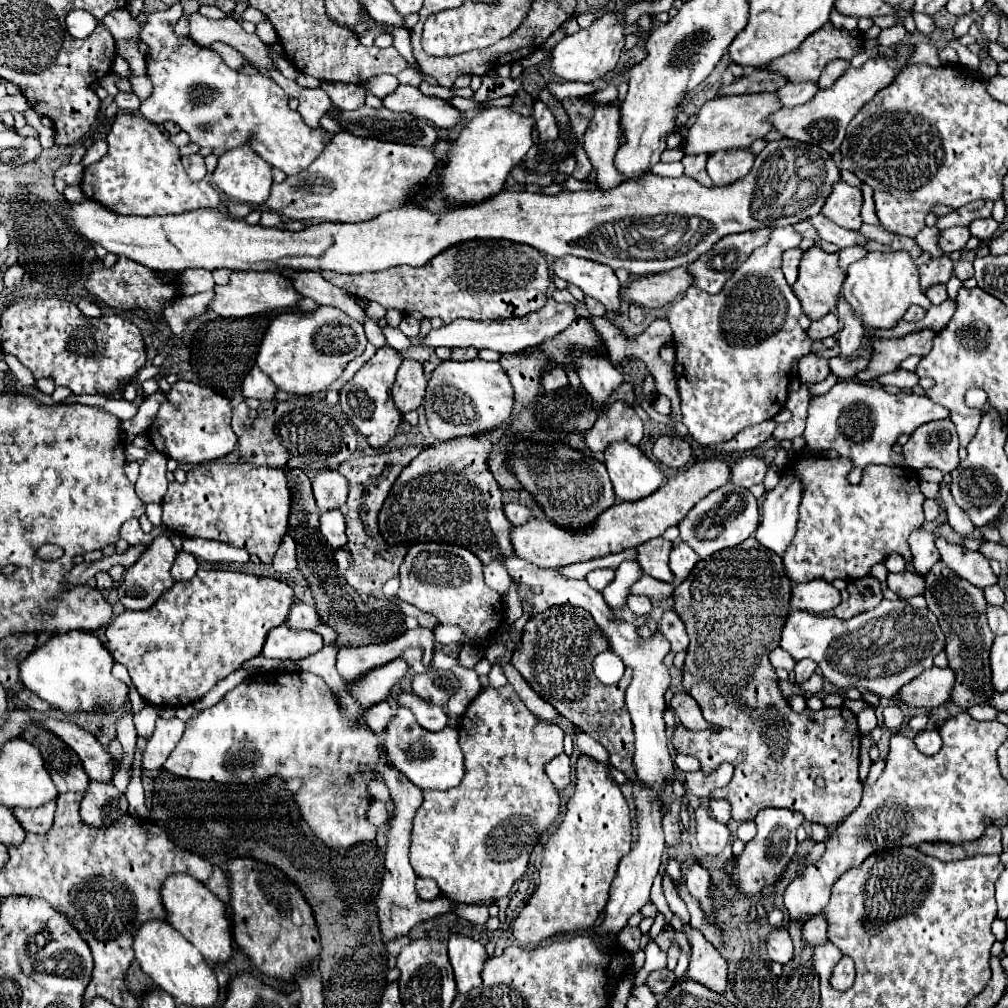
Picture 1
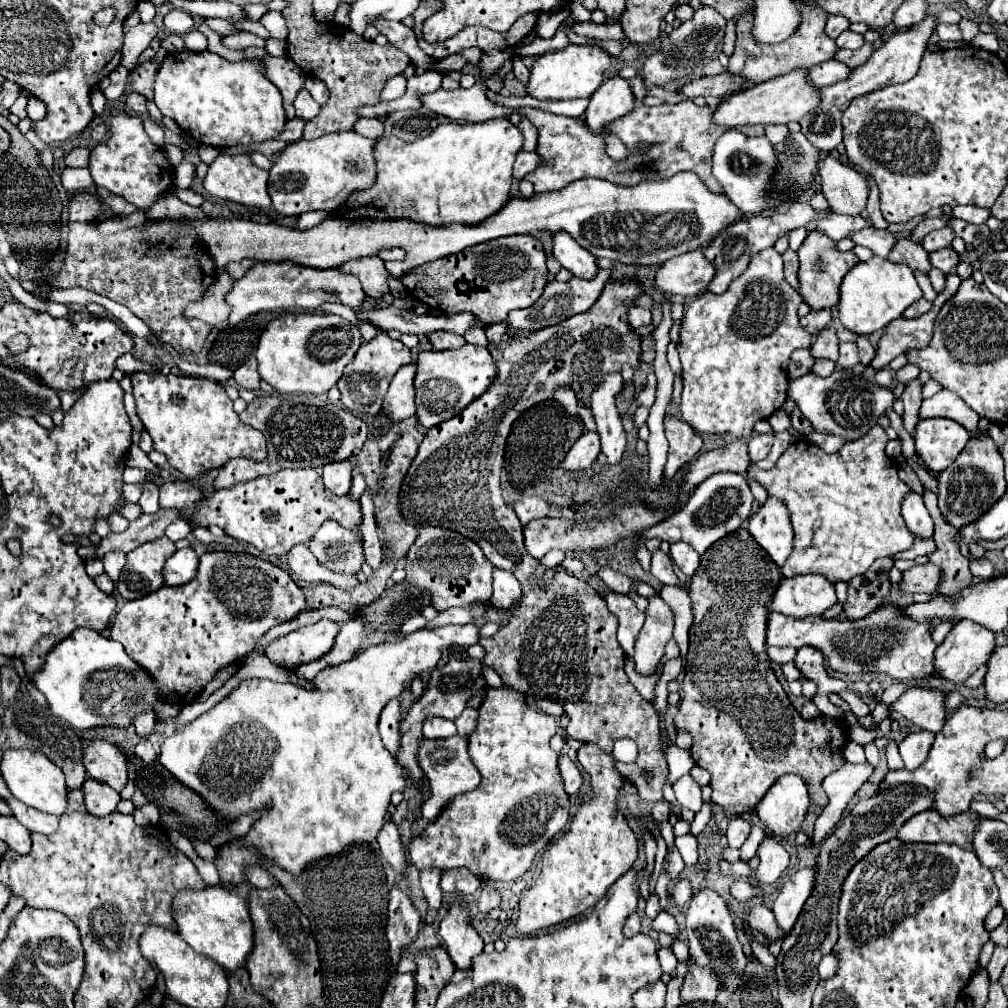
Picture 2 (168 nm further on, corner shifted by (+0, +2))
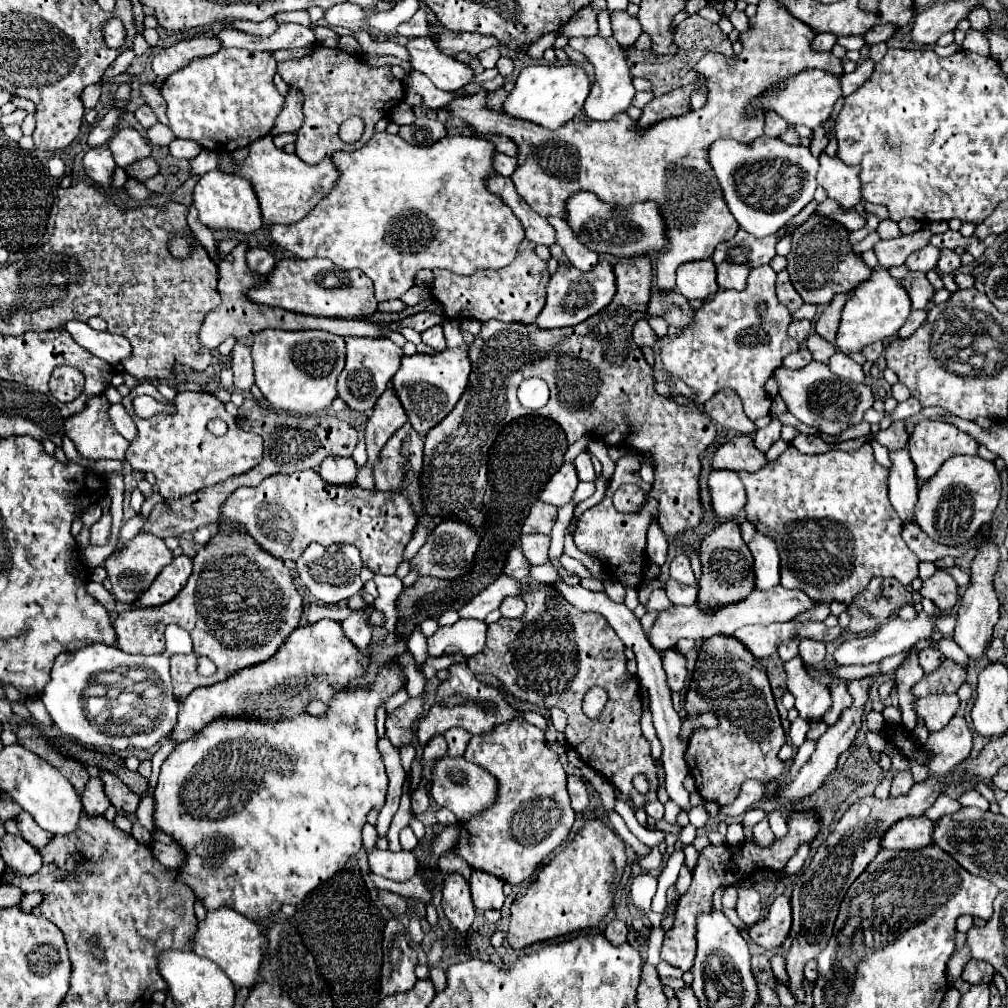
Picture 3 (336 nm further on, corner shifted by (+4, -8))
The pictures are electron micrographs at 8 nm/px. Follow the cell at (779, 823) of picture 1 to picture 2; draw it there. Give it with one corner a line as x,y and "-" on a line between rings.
788,773
782,775
758,803
758,817
768,825
772,835
786,837
800,831
804,815
810,807
808,785
802,777

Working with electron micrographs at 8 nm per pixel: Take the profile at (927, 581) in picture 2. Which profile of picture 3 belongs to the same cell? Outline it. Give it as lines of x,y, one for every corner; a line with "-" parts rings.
936,571
930,579
922,581
920,595
930,599
940,611
950,611
956,605
958,585
946,571

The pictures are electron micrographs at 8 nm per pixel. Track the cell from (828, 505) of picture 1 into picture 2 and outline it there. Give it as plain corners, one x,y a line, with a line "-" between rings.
874,425
866,433
866,437
848,443
832,455
824,453
814,443
802,439
792,443
772,469
762,471
756,465
750,465
748,477
760,483
768,491
768,497
780,499
790,513
794,529
794,551
780,569
784,577
820,573
826,579
830,579
830,583
848,583
854,575
866,573
878,557
892,557
900,551
906,551
912,545
914,535
910,533
900,515
902,497
910,491
910,487
898,477
898,463
886,457
886,443
888,437
884,429
880,425

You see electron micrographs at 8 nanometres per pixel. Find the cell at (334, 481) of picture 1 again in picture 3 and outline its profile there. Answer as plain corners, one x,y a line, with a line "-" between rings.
328,457
324,459
324,463
320,465
320,471
322,479
326,483
332,483
332,485
350,485
354,483
356,479
356,463
352,457

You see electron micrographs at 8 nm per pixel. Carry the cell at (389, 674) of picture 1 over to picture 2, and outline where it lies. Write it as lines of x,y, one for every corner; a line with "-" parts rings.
468,623
468,625
444,625
444,627
436,627
436,629
422,629
422,631
410,633
410,635
406,635
400,641
394,641
394,643
372,645
366,651
362,651
358,657
354,657
354,659
350,659
346,663
340,663
336,667
326,667
324,671
320,671
316,675
316,679
314,679
316,691
306,691
306,689
302,689
298,685
292,685
292,683
274,683
274,681
268,681
268,679
244,679
230,695
226,695
220,703
216,703
208,713
200,715
196,721
192,721
184,729
176,731
174,735
170,735
162,743
162,751
158,755
158,761
182,785
186,785
188,789
192,789
194,793
198,793
202,797
202,801
214,811
214,815
216,815
218,821
232,823
240,815
248,815
248,813
266,809
266,813
258,821
254,821
254,825
250,827
250,831
242,839
236,839
236,841
232,839
230,843
226,843
226,845
222,845
222,847
216,849
216,867
218,867
220,881
224,885
238,885
238,883
246,881
246,867
252,865
252,863
260,863
260,861
276,863
278,867
282,867
290,875
298,877
312,861
318,861
318,859
324,859
324,857
330,857
330,855
338,855
344,847
348,847
352,843
370,843
370,841
374,841
376,835
378,835
378,831
384,825
384,815
386,815
386,809
390,805
392,793
394,791
400,791
402,793
406,789
406,771
402,769
402,765
394,757
390,757
390,753
386,753
386,747
380,741
380,733
378,733
380,711
384,709
384,705
392,697
400,697
404,691
410,691
412,679
418,673
422,673
426,669
434,669
436,663
438,663
438,659
442,657
444,647
446,649
448,647
452,649
456,645
470,647
470,645
478,643
478,639
480,639
478,631
480,631
480,627
474,625
474,623

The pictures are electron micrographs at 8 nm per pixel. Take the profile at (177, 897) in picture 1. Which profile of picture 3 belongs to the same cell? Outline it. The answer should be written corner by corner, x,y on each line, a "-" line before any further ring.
220,907
216,911
208,911
196,927
198,929
192,939
192,951
196,955
214,961
240,987
252,987
258,981
258,969
268,953
268,941
256,921
250,921
230,907

